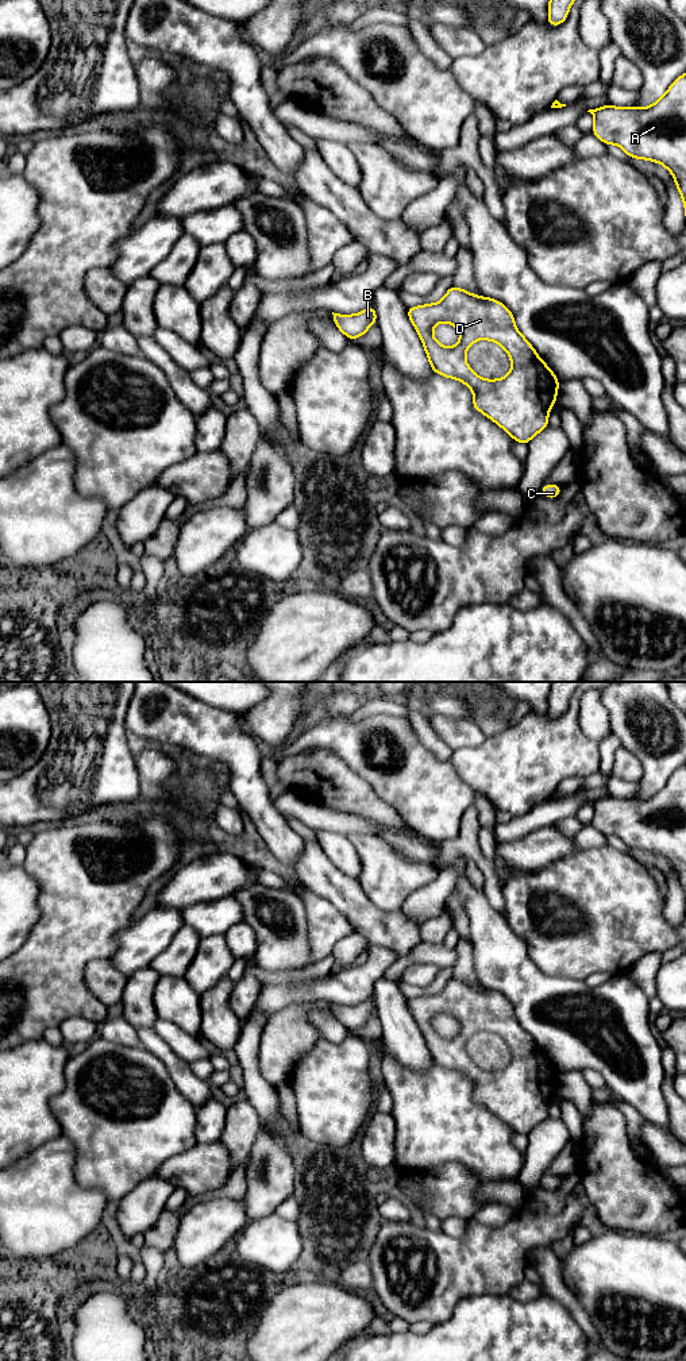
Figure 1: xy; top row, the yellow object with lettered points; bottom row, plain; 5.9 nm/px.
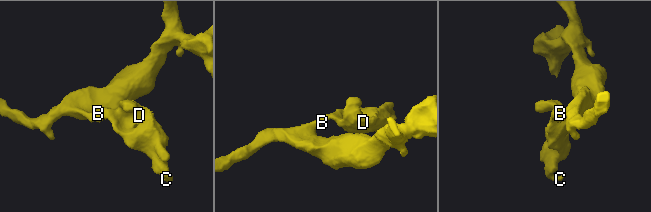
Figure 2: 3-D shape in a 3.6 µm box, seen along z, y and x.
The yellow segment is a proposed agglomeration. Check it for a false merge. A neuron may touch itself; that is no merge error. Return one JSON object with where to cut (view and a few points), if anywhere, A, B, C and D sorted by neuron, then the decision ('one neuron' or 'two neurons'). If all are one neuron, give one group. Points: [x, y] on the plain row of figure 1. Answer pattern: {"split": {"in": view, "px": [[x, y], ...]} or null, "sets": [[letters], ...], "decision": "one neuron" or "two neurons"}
{"split": null, "sets": [["A", "B", "C", "D"]], "decision": "one neuron"}

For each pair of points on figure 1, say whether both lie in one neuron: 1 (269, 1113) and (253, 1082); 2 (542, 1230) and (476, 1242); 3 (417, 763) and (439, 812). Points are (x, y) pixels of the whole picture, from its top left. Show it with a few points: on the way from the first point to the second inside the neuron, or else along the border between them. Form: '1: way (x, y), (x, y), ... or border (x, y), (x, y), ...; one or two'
1: way (268, 1105), (257, 1090); one
2: way (525, 1230), (512, 1242), (492, 1242); one
3: way (417, 775), (417, 783), (431, 799); one

